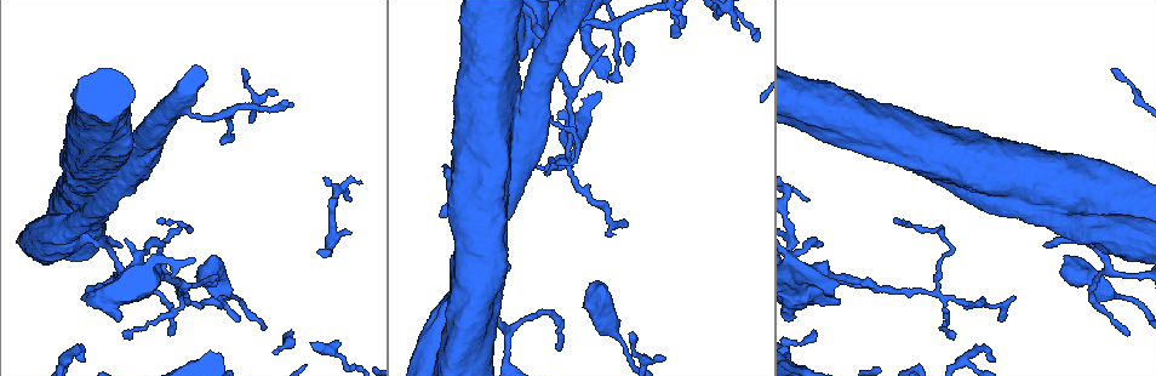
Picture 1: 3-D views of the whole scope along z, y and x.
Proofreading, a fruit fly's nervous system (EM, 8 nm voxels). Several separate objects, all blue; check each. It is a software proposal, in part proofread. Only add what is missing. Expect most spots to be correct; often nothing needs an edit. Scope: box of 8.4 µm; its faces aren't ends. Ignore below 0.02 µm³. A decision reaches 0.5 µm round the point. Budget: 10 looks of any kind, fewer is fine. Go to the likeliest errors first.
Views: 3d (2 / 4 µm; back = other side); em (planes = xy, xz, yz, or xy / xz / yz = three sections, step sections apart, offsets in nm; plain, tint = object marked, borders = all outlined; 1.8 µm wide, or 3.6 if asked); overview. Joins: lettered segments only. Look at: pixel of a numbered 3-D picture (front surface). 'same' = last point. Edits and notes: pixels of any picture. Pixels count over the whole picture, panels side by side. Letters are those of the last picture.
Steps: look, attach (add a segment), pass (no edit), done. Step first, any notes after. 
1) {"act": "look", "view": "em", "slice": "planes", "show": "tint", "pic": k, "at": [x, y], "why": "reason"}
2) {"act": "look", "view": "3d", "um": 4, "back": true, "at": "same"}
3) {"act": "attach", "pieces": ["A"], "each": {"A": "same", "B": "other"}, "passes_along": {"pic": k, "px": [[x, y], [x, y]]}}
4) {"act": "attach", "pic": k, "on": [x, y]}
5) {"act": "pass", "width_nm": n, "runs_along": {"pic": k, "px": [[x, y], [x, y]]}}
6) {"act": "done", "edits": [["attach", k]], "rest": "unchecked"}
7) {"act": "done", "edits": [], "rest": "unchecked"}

{"act": "look", "view": "3d", "um": 4, "pic": 1, "at": [1089, 227], "why": "sudden change in width"}

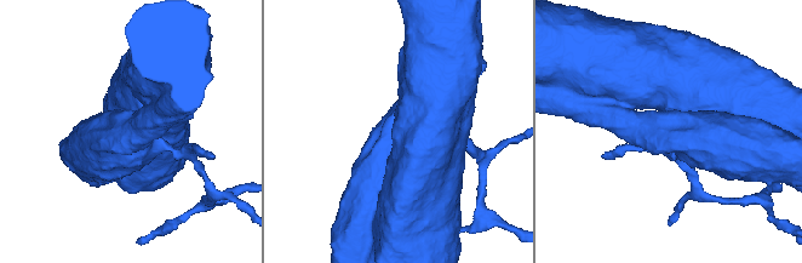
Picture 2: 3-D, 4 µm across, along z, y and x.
{"act": "look", "view": "em", "um": 3.6, "slice": "planes", "show": "plain", "pic": 2, "at": [670, 130]}

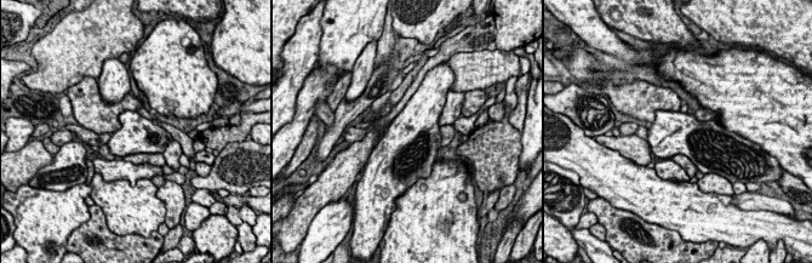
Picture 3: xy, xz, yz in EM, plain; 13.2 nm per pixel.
{"act": "look", "view": "em", "um": 3.6, "slice": "planes", "show": "borders", "at": "same", "why": "see the neighbours"}

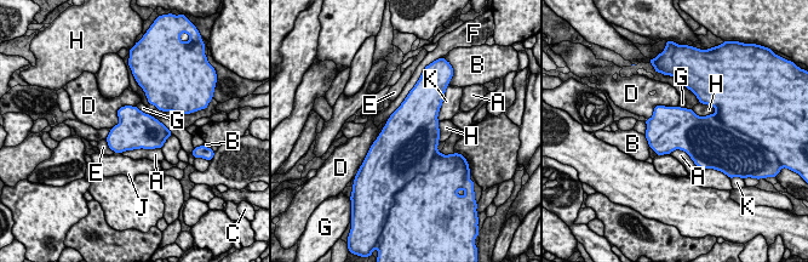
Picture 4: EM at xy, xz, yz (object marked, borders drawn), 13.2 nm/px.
{"act": "pass", "width_nm": 480, "each": {"A": "other", "B": "other", "C": "other", "D": "other", "E": "other", "F": "other", "G": "other", "H": "other", "J": "other", "K": "other"}, "border": {"pic": 4, "px": [[135, 106], [122, 106], [110, 129]]}, "found": "none of them fits"}

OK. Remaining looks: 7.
{"act": "look", "view": "em", "slice": "yz", "step": 8, "show": "borders", "pic": 1, "at": [1103, 289], "why": "calibre changes"}

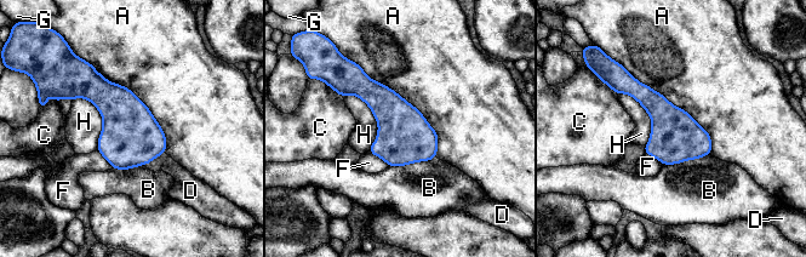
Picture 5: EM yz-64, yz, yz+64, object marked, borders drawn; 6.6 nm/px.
{"act": "look", "view": "em", "slice": "planes", "show": "borders", "at": "same"}

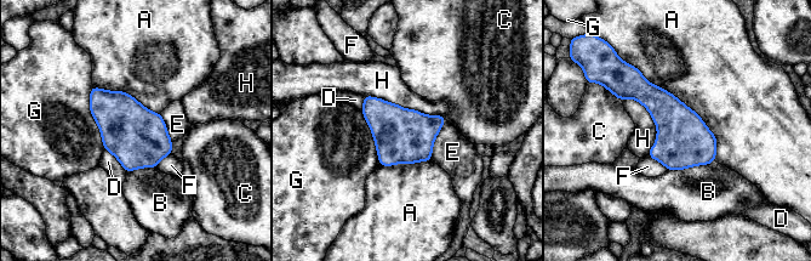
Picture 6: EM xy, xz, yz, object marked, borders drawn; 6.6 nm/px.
{"act": "pass", "width_nm": 360, "each": {"A": "other", "B": "other", "C": "other", "D": "other", "E": "other", "F": "other", "G": "other", "H": "other"}, "border": {"pic": 6, "px": [[363, 95], [445, 118]]}, "found": "none of them fits"}

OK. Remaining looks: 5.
{"act": "look", "view": "3d", "um": 4, "pic": 1, "at": [507, 121], "why": "calibre changes"}

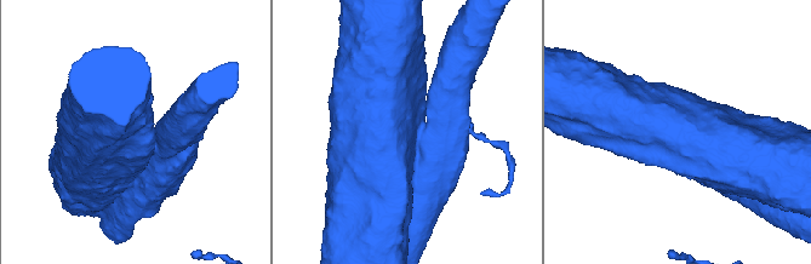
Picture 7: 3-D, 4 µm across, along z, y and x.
{"act": "look", "view": "em", "um": 3.6, "slice": "yz", "step": 4, "show": "plain", "pic": 7, "at": [407, 130], "why": "now the EM"}

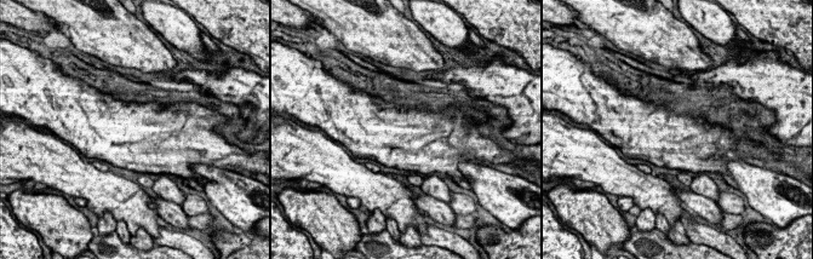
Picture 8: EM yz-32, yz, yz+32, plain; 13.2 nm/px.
{"act": "look", "view": "em", "um": 3.6, "slice": "yz", "step": 4, "show": "borders", "at": "same", "why": "what lies round it"}

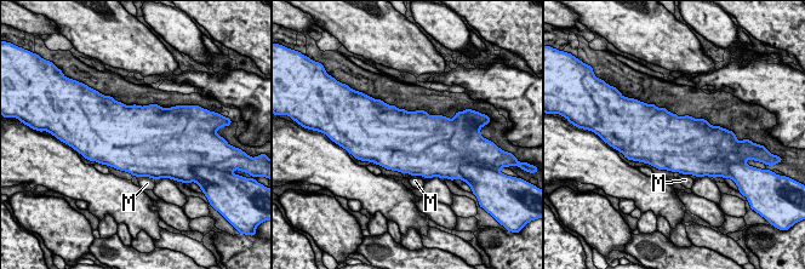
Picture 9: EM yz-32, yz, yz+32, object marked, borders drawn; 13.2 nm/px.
{"act": "pass", "each": {"M": "other"}, "border": {"pic": 9, "px": [[137, 176], [146, 177]]}, "found": "none of them fits"}

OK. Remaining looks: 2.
{"act": "look", "view": "em", "slice": "xz", "step": 16, "show": "borders", "pic": 1, "at": [818, 243], "why": "free end"}

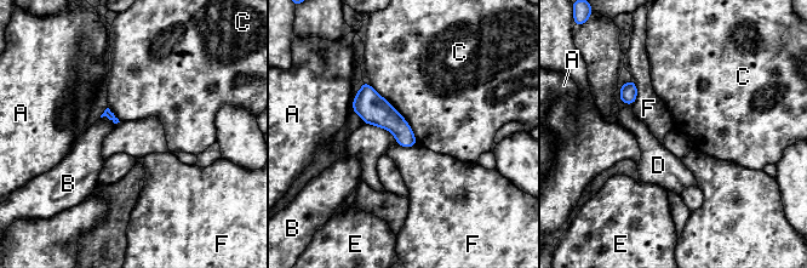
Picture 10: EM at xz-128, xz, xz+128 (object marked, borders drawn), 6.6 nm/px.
{"act": "pass", "each": {"A": "other", "B": "other", "C": "other", "D": "other", "E": "other", "F": "other"}, "found": "no lettered segment goes on from it"}

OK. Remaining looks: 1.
{"act": "done", "edits": [], "rest": "unchecked"}

